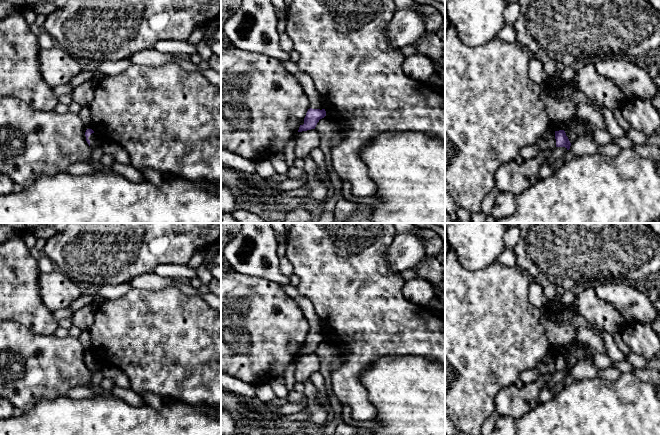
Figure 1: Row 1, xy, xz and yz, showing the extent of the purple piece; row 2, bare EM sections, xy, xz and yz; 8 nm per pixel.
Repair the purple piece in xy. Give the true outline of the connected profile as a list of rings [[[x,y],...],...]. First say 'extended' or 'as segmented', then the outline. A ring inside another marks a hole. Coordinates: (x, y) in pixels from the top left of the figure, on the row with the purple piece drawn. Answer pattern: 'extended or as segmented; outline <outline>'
extended; outline [[[87,129],[85,132],[85,136],[86,136],[87,143],[92,149],[101,146],[105,141],[92,129]]]

